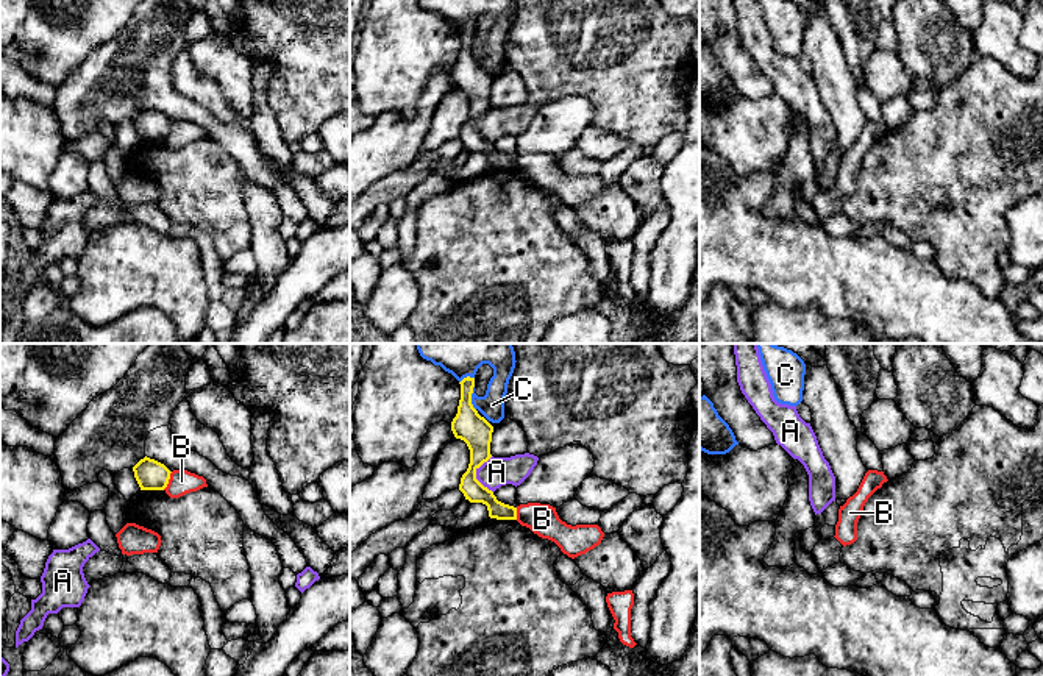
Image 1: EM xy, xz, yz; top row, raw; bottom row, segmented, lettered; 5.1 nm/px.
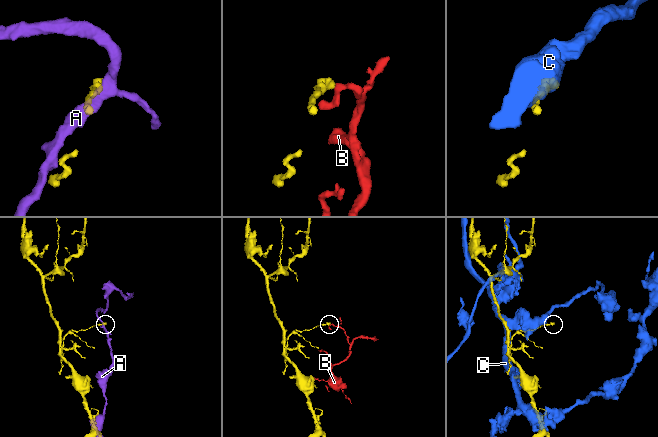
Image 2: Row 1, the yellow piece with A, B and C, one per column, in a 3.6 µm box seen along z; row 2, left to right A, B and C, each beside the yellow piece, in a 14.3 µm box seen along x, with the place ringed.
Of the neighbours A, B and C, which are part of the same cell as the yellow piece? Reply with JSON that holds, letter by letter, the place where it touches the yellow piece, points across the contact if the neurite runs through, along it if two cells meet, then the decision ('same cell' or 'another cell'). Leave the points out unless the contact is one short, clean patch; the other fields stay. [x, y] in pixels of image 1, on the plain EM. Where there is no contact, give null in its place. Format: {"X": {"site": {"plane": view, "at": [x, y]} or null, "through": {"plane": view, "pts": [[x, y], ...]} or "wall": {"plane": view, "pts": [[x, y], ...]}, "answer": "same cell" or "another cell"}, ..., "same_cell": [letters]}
{"A": {"site": {"plane": "xz", "at": [475, 125]}, "wall": {"plane": "xz", "pts": [[492, 106], [477, 120], [477, 128], [492, 142]]}, "answer": "another cell"}, "B": {"site": {"plane": "xy", "at": [167, 131]}, "wall": {"plane": "xy", "pts": [[172, 122], [163, 139]]}, "answer": "another cell"}, "C": {"site": {"plane": "xz", "at": [470, 49]}, "answer": "another cell"}, "same_cell": []}

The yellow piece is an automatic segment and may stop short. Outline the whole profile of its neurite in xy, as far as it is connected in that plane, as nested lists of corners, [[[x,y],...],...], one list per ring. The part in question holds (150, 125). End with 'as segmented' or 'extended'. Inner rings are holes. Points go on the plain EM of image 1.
[[[147,106],[133,117],[133,122],[141,141],[164,141],[172,123],[164,114]]] | as segmented

